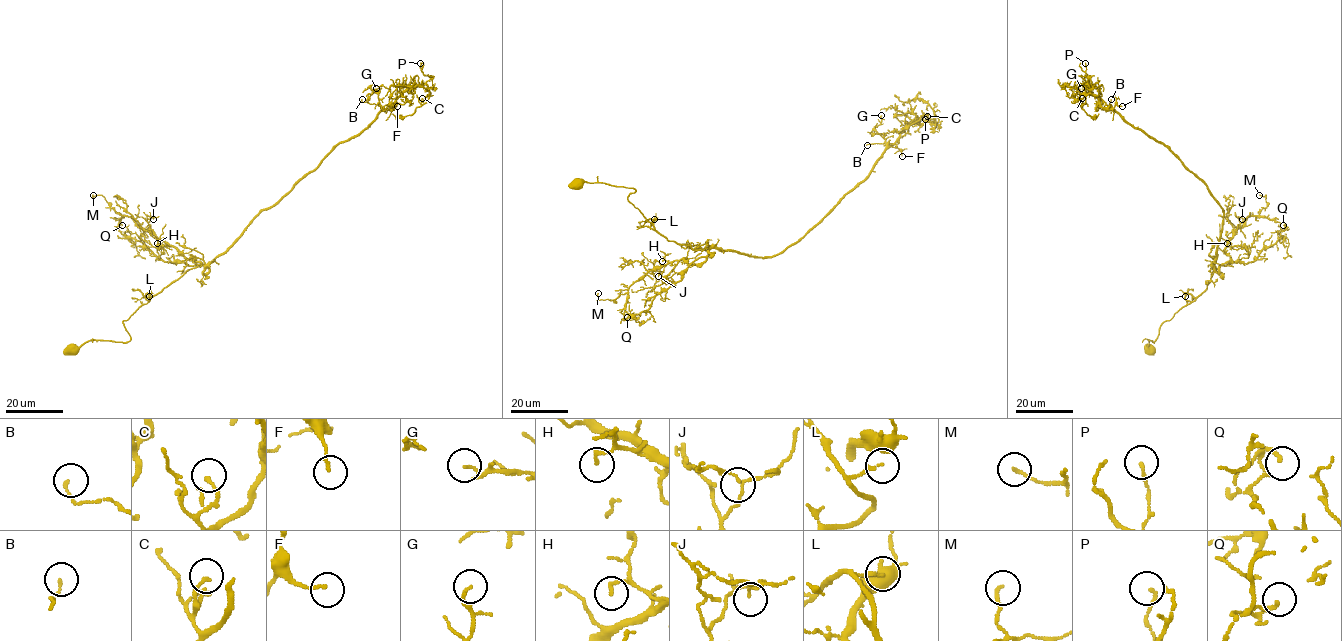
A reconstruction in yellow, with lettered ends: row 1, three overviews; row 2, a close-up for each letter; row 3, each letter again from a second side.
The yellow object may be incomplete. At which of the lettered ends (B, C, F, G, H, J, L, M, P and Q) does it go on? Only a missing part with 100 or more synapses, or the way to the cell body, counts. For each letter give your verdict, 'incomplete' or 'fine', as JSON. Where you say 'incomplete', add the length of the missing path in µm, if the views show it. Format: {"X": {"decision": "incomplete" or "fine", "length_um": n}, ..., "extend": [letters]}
{"B": {"decision": "fine"}, "C": {"decision": "fine"}, "F": {"decision": "fine"}, "G": {"decision": "fine"}, "H": {"decision": "fine"}, "J": {"decision": "fine"}, "L": {"decision": "fine"}, "M": {"decision": "fine"}, "P": {"decision": "fine"}, "Q": {"decision": "fine"}, "extend": []}

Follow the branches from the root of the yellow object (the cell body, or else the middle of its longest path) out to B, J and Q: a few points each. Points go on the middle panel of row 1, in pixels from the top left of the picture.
B: (578, 184), (633, 188), (628, 200), (654, 228), (693, 250), (772, 257), (865, 179), (886, 143), (867, 145)
J: (578, 184), (633, 188), (628, 200), (657, 232), (713, 253), (657, 267), (658, 276)
Q: (578, 184), (633, 188), (628, 200), (657, 232), (713, 253), (627, 317)

